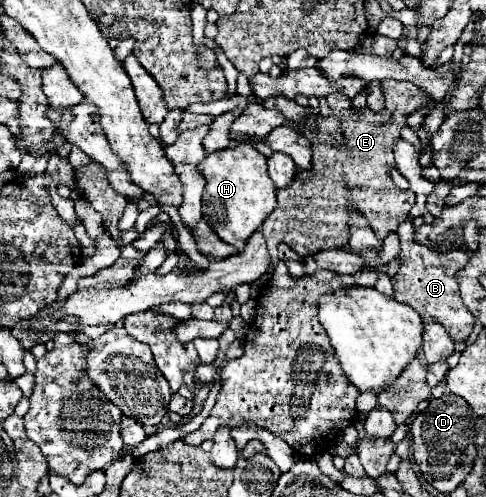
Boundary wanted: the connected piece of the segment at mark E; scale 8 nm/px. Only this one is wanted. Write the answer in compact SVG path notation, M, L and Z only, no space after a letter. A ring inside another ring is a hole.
M239 74L237 78L237 94L248 95L248 105L240 118L232 124L232 138L263 138L276 126L288 124L298 134L304 134L312 144L312 168L296 172L290 186L278 190L278 206L262 224L262 234L268 242L268 250L272 260L268 274L274 271L279 262L278 244L290 244L300 256L312 256L320 250L340 248L346 246L350 240L350 226L348 218L352 214L352 206L356 214L368 220L370 228L374 230L378 240L384 240L386 234L396 230L400 222L408 216L410 208L414 206L414 192L400 190L392 180L392 170L396 168L394 162L394 144L400 140L400 132L406 126L406 120L418 108L432 110L436 102L424 94L420 88L400 88L398 80L382 80L382 94L386 98L384 110L372 108L346 108L346 110L332 110L330 116L322 116L308 110L308 116L316 118L316 130L308 124L292 124L284 118L278 108L262 108L253 96L248 78Z

